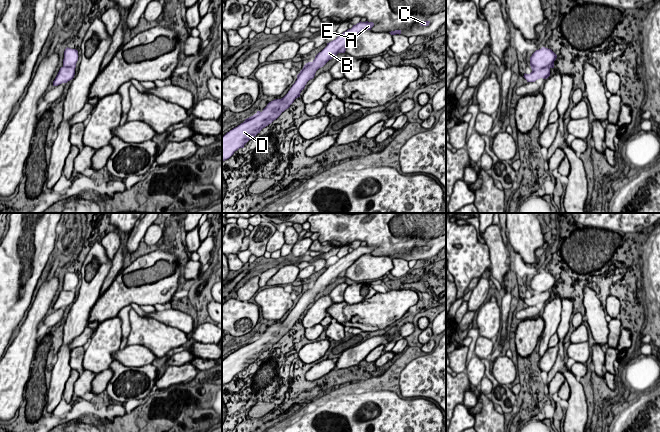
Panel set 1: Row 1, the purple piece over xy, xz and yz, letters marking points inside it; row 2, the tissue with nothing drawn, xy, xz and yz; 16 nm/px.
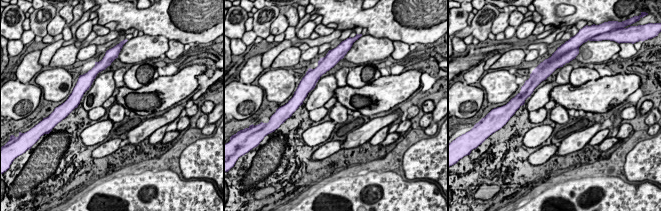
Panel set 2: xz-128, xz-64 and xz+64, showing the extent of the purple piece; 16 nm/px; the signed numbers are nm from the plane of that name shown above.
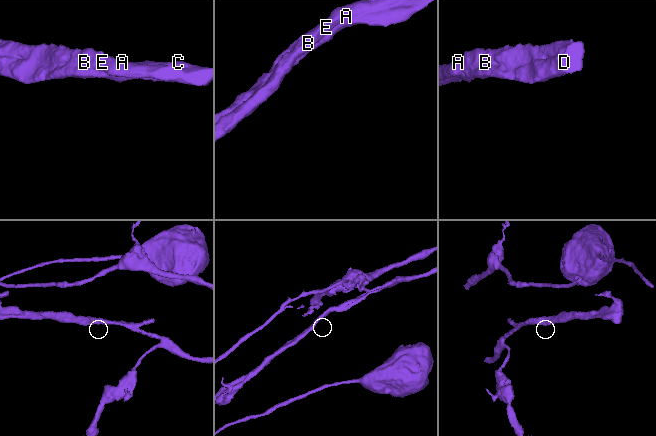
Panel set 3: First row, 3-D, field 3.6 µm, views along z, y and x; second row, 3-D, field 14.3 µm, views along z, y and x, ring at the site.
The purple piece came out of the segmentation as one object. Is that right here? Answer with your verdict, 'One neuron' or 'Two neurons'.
Two neurons

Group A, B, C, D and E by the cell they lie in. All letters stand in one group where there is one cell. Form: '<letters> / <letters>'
A B E / C D

